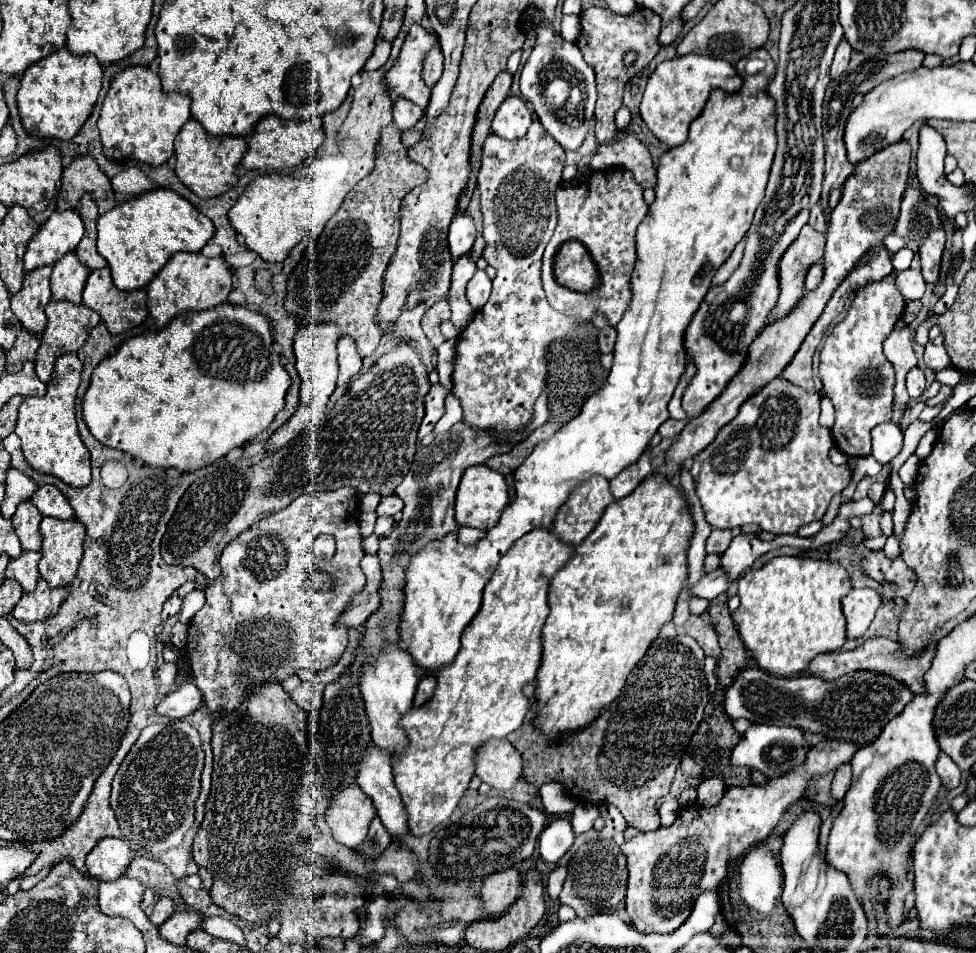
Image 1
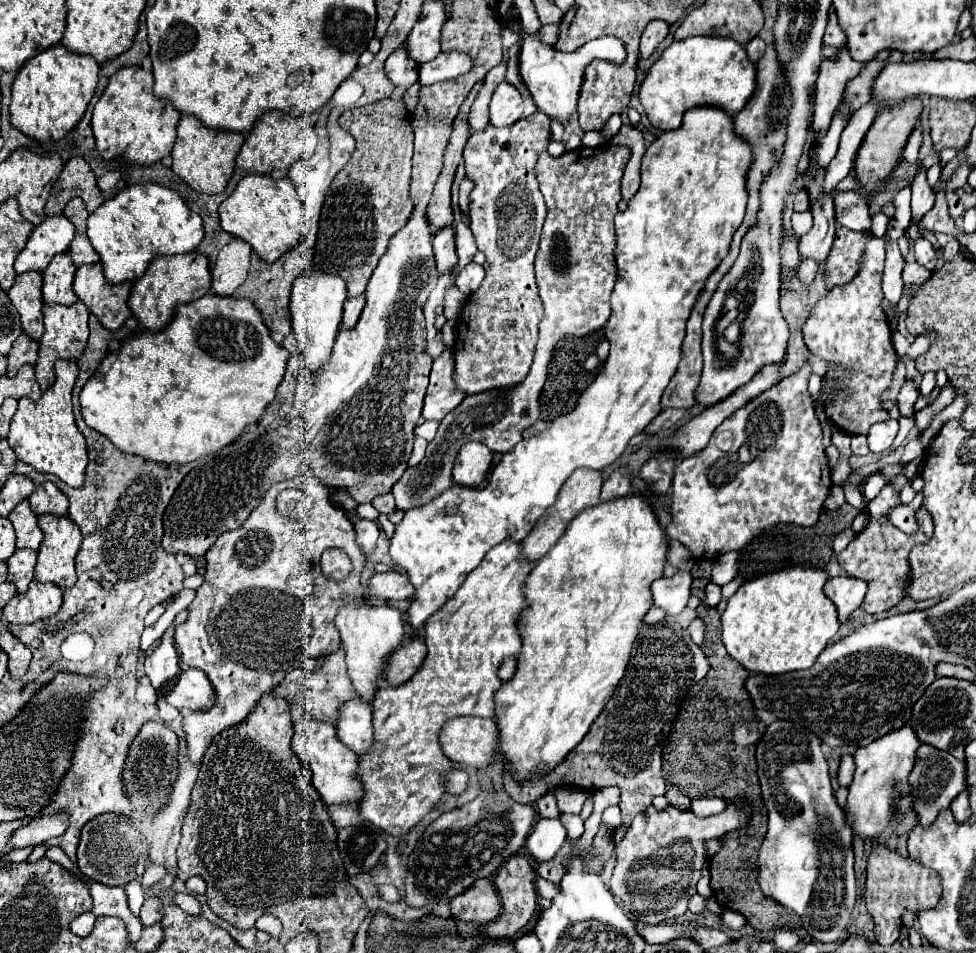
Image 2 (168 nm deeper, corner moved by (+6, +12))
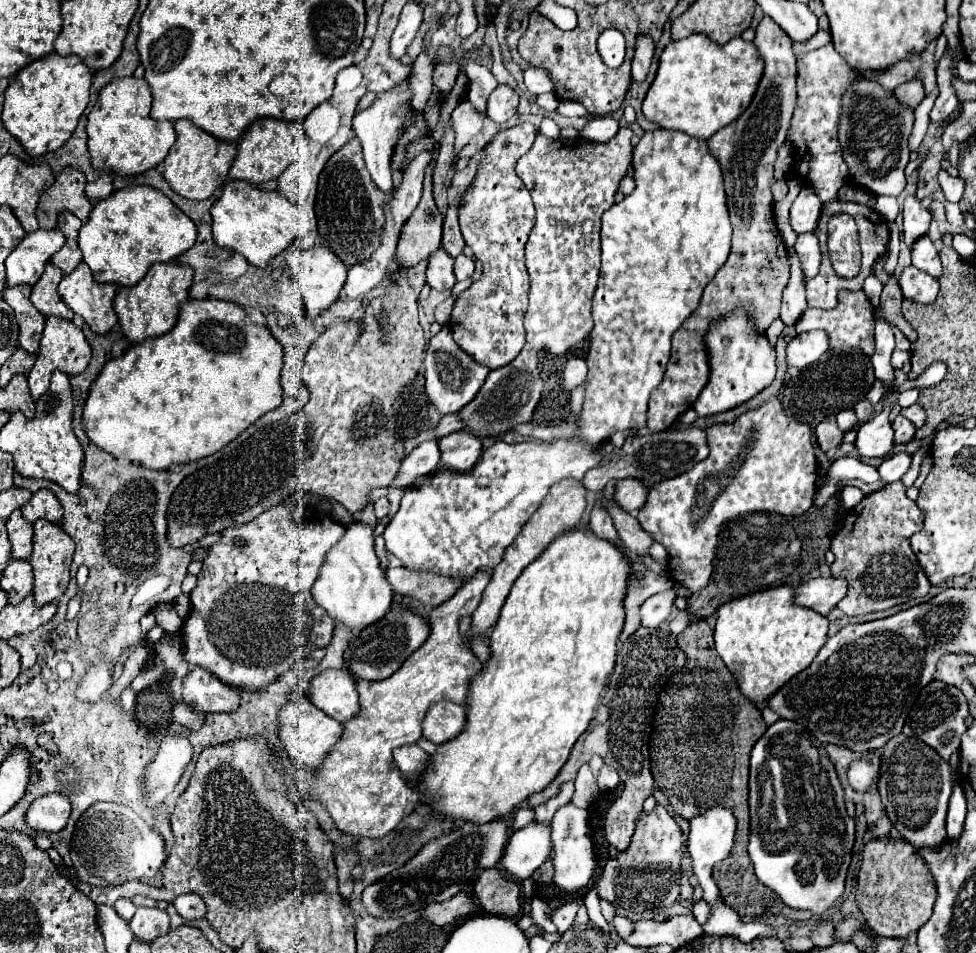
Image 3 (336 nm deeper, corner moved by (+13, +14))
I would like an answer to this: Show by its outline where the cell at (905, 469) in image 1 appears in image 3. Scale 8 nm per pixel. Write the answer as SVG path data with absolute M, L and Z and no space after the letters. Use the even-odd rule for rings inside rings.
M844 486L842 492L840 492L840 498L842 498L842 508L850 510L864 498L864 492L856 486Z

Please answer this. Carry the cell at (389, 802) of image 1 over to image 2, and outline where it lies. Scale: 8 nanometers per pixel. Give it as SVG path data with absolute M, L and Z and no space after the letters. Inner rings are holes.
M351 698L339 706L337 736L345 746L349 746L359 756L367 752L373 744L371 714L371 704L361 698Z

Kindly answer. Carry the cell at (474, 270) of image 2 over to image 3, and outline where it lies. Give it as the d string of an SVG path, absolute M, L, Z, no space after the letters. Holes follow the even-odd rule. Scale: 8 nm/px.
M460 254L460 256L454 258L454 276L456 276L458 282L468 280L468 278L472 276L472 272L474 272L474 262L472 262L472 258L468 258L468 256L464 256L464 254Z

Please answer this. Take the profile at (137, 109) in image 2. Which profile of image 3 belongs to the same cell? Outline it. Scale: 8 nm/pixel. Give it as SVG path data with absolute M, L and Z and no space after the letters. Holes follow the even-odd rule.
M114 78L100 90L98 102L86 122L88 152L94 168L112 168L118 174L132 176L158 166L166 158L170 146L176 142L176 132L170 120L160 122L150 118L150 106L152 94L144 78Z

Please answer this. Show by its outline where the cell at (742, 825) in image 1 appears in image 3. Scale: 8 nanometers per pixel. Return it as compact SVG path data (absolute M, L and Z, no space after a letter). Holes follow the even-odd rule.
M664 806L652 812L642 812L636 820L636 830L630 846L618 856L610 858L602 868L598 894L602 900L624 908L628 914L642 914L646 910L670 908L680 896L680 862L682 862L684 832Z

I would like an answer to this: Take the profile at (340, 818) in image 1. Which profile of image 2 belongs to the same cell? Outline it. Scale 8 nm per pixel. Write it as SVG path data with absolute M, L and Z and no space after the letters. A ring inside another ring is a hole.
M303 714L295 722L295 734L291 742L293 752L301 758L301 762L309 764L313 772L313 784L323 798L325 804L339 804L339 802L357 802L363 796L363 788L359 786L355 772L357 772L357 754L347 748L335 732L331 722L315 720L311 714Z

